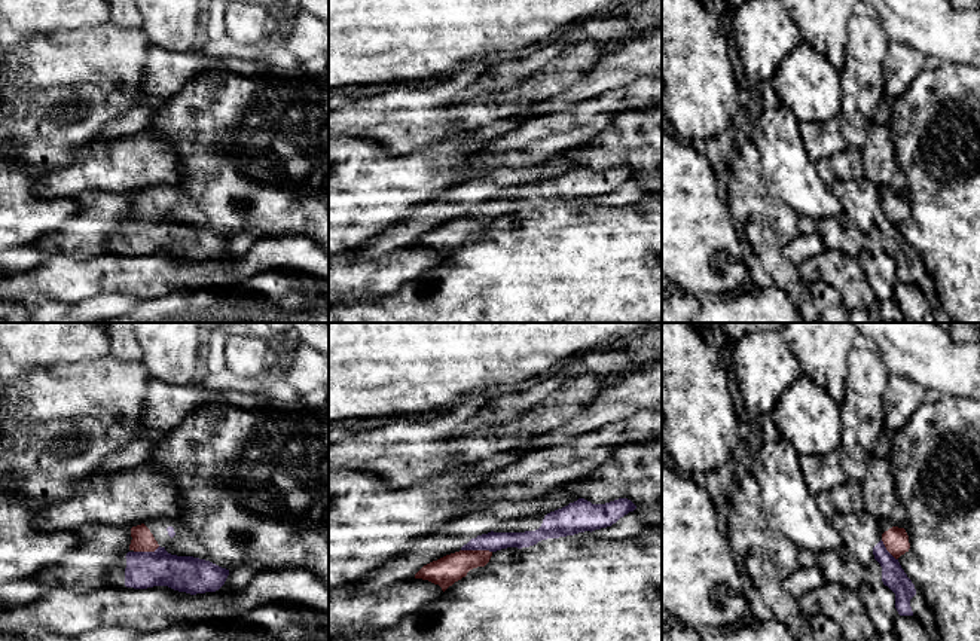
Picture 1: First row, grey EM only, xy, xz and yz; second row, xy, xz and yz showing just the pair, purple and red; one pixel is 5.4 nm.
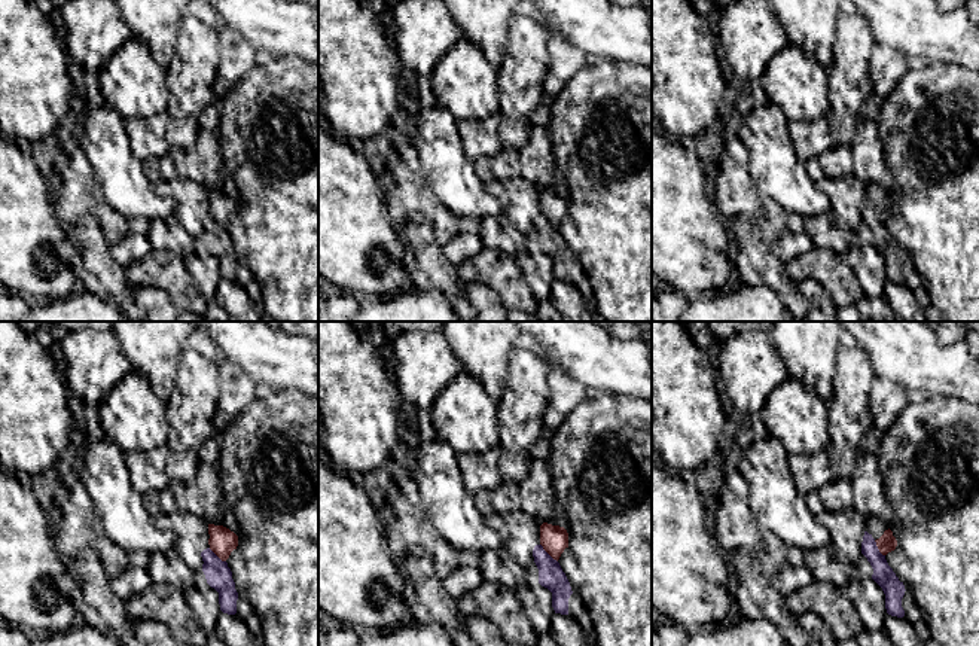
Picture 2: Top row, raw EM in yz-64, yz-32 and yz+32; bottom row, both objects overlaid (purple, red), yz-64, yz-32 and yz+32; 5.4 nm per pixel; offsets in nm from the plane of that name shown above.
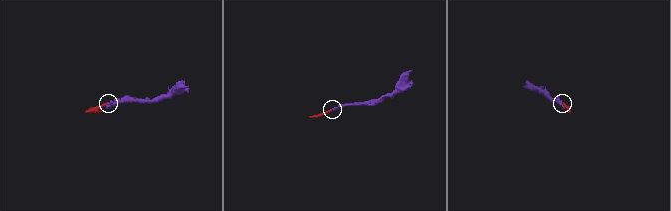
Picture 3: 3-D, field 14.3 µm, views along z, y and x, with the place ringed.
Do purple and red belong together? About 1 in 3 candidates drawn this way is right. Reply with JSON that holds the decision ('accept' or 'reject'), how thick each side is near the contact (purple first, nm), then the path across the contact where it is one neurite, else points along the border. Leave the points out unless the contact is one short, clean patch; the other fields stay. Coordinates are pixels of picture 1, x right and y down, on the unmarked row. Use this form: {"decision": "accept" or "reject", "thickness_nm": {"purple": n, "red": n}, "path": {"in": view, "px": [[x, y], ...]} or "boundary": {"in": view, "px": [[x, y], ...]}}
{"decision": "accept", "thickness_nm": {"purple": 110, "red": 160}, "path": {"in": "xz", "px": [[492, 208], [476, 216], [466, 226], [445, 238]]}}

